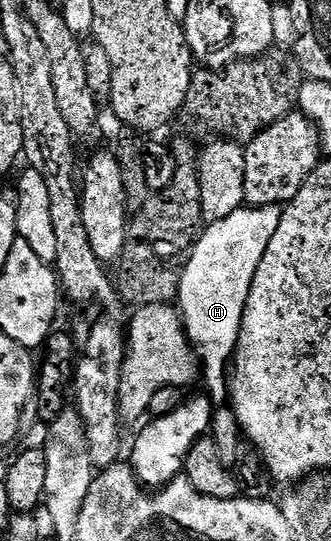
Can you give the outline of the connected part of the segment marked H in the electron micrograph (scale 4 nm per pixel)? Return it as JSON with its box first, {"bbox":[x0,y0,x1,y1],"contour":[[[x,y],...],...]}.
{"bbox":[177,205,283,403],"contour":[[[278,205],[242,207],[220,222],[208,224],[180,274],[177,309],[188,340],[199,348],[201,377],[207,380],[206,392],[212,402],[219,403],[223,396],[228,396],[229,362],[239,344],[243,312],[247,309],[257,267],[263,261],[269,239],[277,232],[282,214],[283,209]]]}

